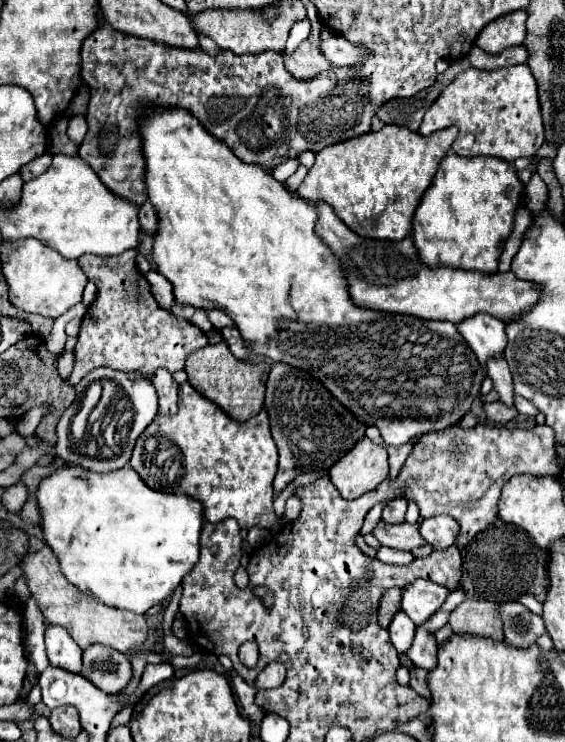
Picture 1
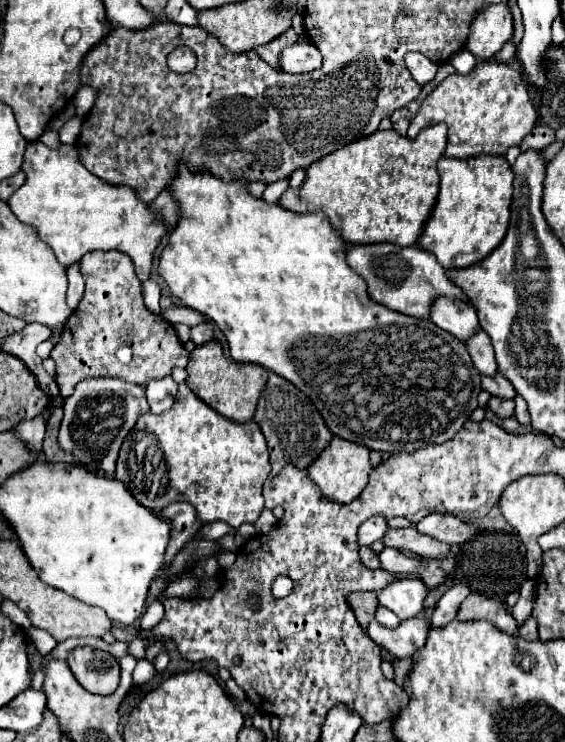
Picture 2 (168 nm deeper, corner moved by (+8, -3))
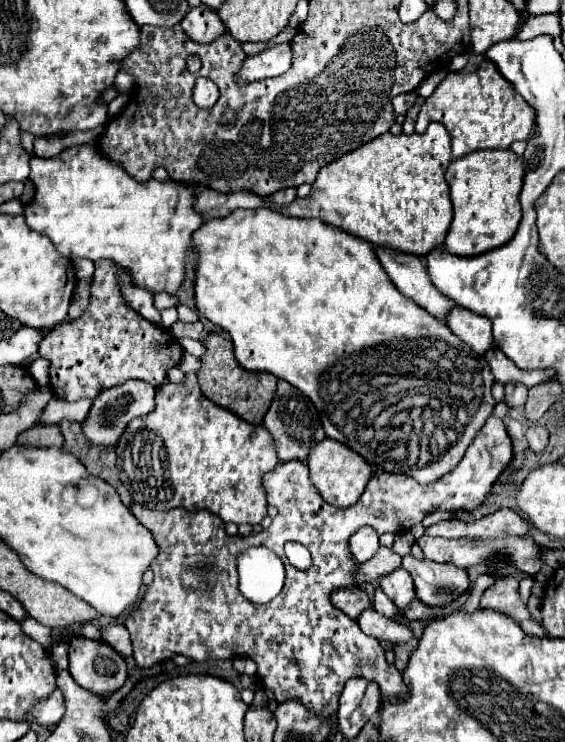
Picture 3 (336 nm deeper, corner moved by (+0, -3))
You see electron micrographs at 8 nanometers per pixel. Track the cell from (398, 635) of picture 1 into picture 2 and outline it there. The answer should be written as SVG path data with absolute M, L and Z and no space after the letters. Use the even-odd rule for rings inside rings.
M377 606L375 618L377 618L379 624L383 624L383 626L387 626L387 628L397 628L399 622L401 622L401 620L399 620L391 610L387 610L385 606Z

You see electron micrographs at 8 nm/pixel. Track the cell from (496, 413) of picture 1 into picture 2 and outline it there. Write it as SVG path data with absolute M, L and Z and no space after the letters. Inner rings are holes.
M493 396L493 398L489 400L487 408L489 408L495 416L499 416L499 418L509 418L509 416L513 416L515 402L513 402L513 400L501 400L501 398L495 398L495 396Z

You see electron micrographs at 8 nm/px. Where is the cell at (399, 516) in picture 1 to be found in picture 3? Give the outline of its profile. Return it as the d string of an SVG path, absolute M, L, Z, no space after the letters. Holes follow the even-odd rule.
M363 526L351 536L349 546L351 546L351 554L355 556L355 562L363 564L379 550L379 534L371 526Z

